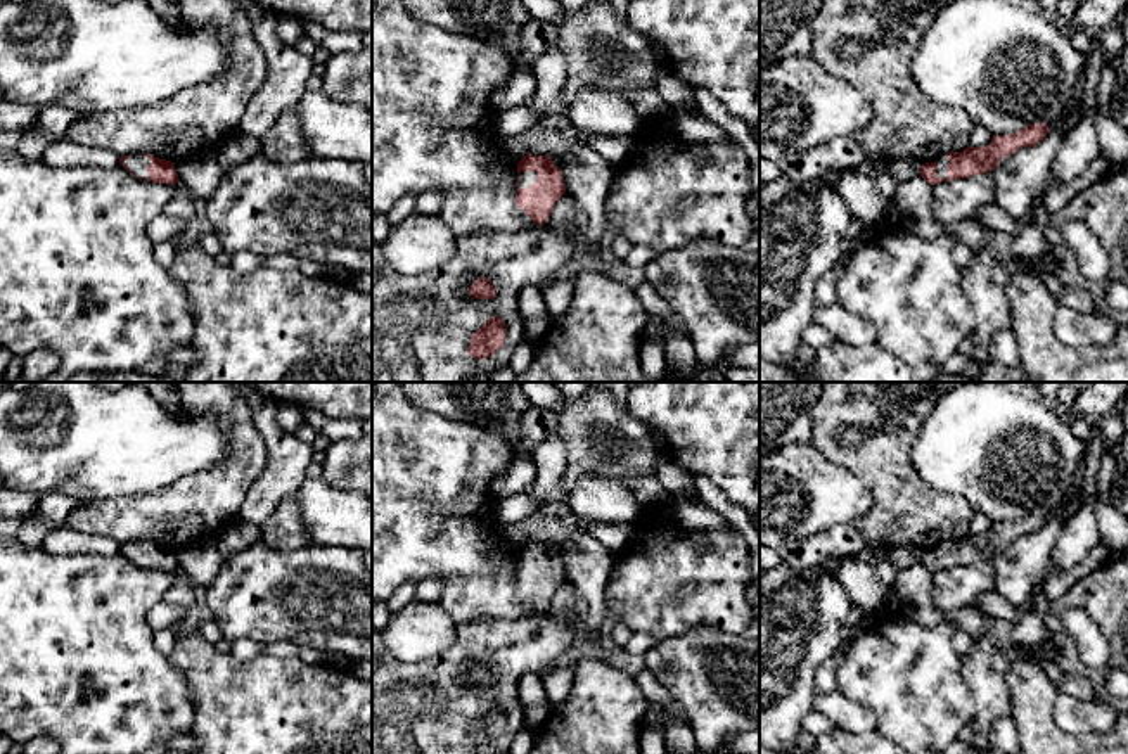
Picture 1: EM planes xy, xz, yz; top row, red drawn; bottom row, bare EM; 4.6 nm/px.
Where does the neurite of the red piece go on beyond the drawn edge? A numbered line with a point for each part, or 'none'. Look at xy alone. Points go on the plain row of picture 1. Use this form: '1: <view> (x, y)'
1: xy (137, 550)

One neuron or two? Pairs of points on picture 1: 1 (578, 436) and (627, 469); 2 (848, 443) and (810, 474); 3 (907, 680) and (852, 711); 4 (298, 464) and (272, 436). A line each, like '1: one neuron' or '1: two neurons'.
1: one neuron
2: two neurons
3: two neurons
4: one neuron

